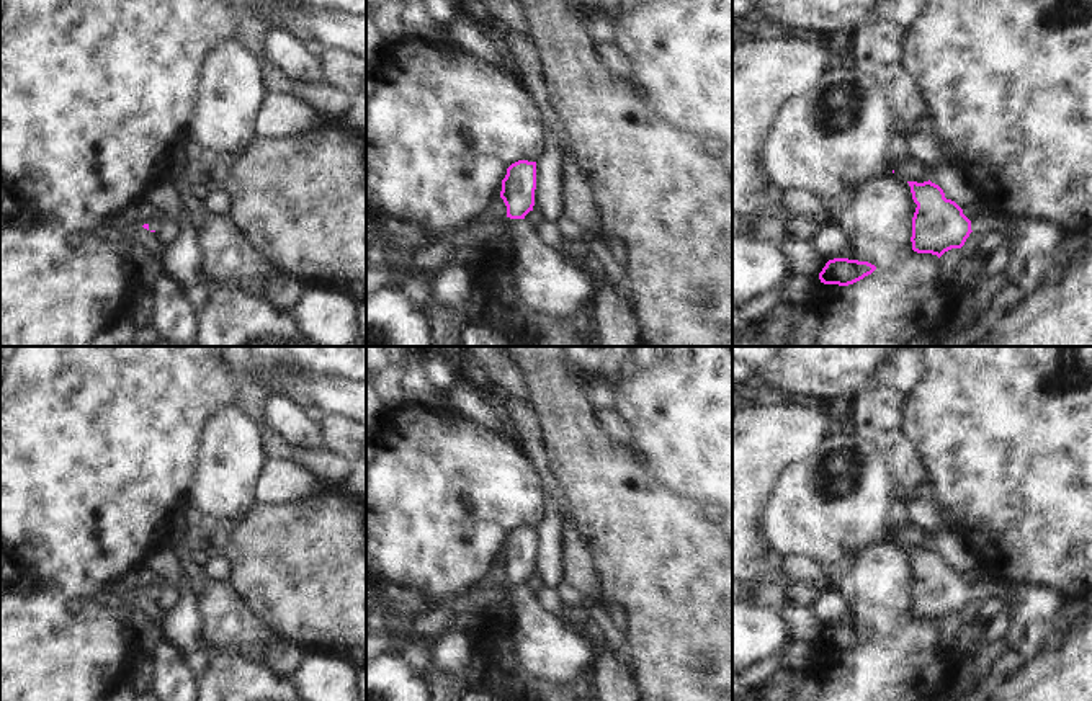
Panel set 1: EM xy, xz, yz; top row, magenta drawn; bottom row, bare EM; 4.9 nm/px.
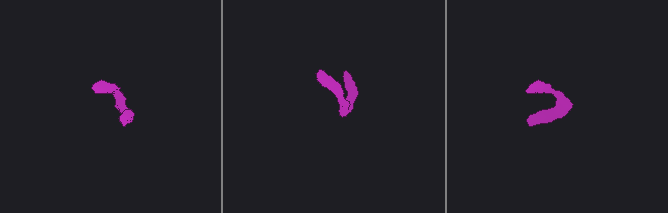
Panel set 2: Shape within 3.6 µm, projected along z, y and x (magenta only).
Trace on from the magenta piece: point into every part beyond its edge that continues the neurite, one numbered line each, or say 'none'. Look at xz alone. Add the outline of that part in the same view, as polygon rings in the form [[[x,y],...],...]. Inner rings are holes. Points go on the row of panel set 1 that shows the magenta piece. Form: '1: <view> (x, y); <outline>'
1: xz (546, 283); [[[515,219],[507,239],[518,302],[539,315],[574,315],[592,291],[584,261],[566,260],[546,247],[526,219]]]

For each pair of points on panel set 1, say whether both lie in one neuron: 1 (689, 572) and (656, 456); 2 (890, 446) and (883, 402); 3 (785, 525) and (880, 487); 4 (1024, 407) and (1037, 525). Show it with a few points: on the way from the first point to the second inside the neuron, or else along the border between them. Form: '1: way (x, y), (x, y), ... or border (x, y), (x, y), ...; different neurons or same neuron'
1: border (638, 463), (669, 492), (700, 505); different neurons
2: way (890, 435), (883, 424), (883, 414); same neuron
3: way (808, 513), (819, 507), (832, 507), (857, 497); same neuron
4: way (1037, 437), (1037, 495); same neuron

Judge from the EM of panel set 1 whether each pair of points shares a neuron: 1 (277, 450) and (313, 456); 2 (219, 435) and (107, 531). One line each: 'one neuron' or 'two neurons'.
1: one neuron
2: two neurons

